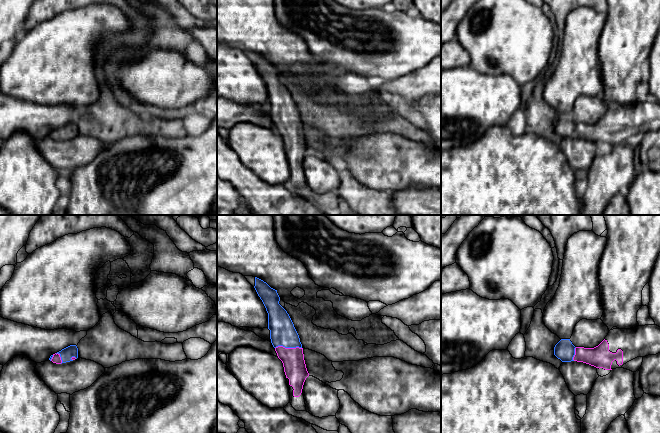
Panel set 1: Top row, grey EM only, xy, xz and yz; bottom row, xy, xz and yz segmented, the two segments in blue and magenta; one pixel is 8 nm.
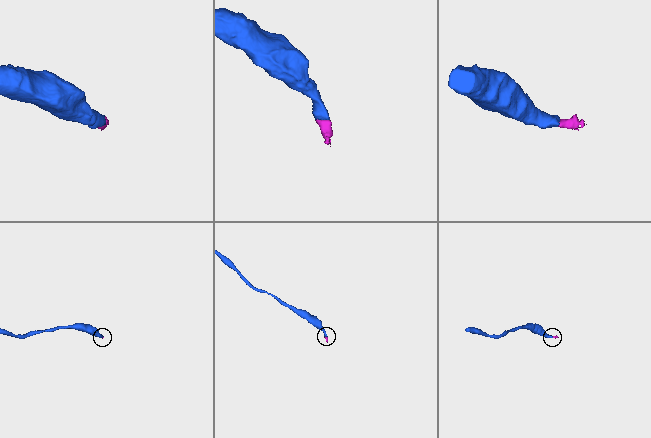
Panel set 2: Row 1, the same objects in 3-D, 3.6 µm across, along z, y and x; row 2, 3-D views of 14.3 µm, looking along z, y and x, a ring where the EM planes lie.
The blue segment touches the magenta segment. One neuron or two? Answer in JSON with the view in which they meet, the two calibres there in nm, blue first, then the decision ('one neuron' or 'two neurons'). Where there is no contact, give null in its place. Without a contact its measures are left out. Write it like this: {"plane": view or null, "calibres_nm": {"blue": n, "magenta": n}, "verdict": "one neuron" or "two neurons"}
{"plane": "xz", "calibres_nm": {"blue": 200, "magenta": 180}, "verdict": "one neuron"}

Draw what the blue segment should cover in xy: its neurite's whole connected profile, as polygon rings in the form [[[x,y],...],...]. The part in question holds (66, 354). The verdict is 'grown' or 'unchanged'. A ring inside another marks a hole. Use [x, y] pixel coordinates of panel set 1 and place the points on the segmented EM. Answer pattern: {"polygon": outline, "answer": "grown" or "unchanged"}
{"polygon": [[[70,345],[61,351],[50,356],[49,360],[56,364],[62,364],[73,361],[78,358],[78,348],[76,345]]], "answer": "grown"}

